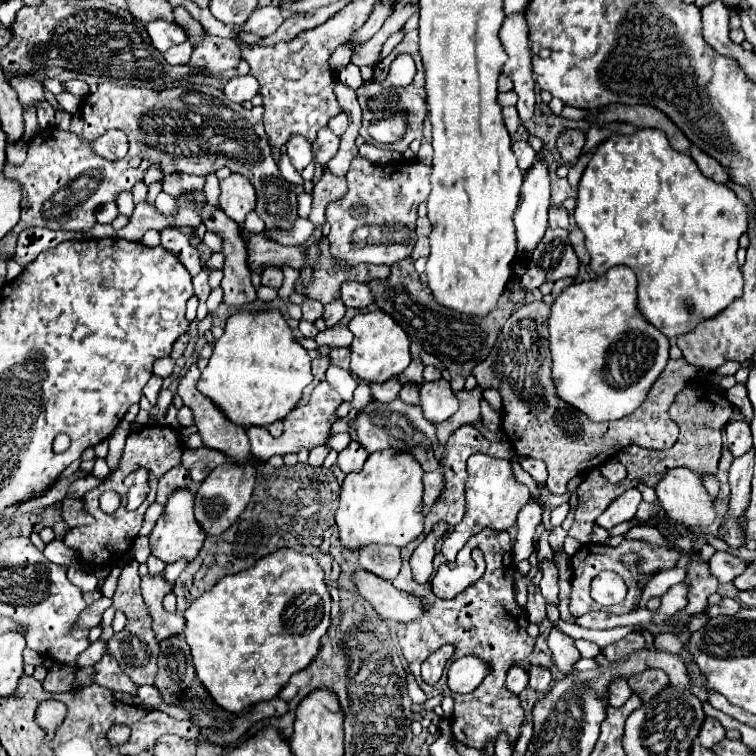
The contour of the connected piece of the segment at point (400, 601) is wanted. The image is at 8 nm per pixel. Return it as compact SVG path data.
M357 570L355 584L359 594L373 604L383 620L389 622L413 622L423 616L425 608L421 600L409 592L397 590L389 580L381 580L371 572Z

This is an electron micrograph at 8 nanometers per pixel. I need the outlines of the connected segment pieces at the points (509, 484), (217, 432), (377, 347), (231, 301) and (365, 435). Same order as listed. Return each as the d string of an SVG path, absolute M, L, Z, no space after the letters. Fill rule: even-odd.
M473 454L467 460L467 472L469 472L469 480L465 484L465 500L467 500L467 510L465 510L465 518L461 520L461 524L457 524L453 528L453 532L449 534L449 538L443 540L443 556L449 562L455 562L457 552L465 546L465 542L477 534L483 528L491 528L491 530L509 530L515 522L517 522L517 514L519 510L529 502L531 492L525 484L515 480L513 474L513 466L509 460L497 460L491 458L487 454Z
M191 364L191 368L187 370L187 374L179 380L179 386L177 386L177 396L181 396L183 404L189 406L193 410L193 416L195 416L195 426L199 428L199 434L203 438L203 444L209 446L209 448L217 448L221 452L225 452L233 462L249 462L249 440L247 440L247 434L241 426L233 424L207 396L203 396L201 392L197 392L197 380L199 380L199 368L197 364Z
M359 312L349 322L349 330L355 334L351 342L351 372L367 382L383 382L405 372L411 362L409 336L405 330L385 312Z
M209 202L201 204L201 210L199 210L199 216L201 216L201 222L205 224L205 228L213 234L217 234L223 242L223 256L225 256L225 266L223 266L223 280L221 280L221 288L223 288L223 302L229 304L229 306L241 306L245 302L253 302L257 298L255 294L255 286L251 284L251 272L247 268L247 250L245 250L245 240L241 236L241 226L233 220L229 220L229 216L225 216L223 210L211 206Z
M373 400L361 412L357 412L353 428L357 432L359 444L367 448L369 452L377 452L385 448L399 448L403 452L411 452L421 462L425 472L433 472L439 468L437 458L435 458L435 450L439 448L435 426L429 420L425 420L419 406L411 406L401 400L393 400L389 404L381 404Z

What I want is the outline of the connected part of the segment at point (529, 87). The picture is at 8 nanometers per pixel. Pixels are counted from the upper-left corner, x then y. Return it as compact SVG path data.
M507 16L501 26L499 38L509 56L509 60L503 66L503 74L507 74L513 80L513 90L519 96L519 118L521 122L527 122L533 118L535 112L535 80L531 70L531 46L525 16Z

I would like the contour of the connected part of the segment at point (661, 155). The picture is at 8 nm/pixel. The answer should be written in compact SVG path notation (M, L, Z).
M641 128L631 136L615 134L599 144L583 170L575 206L575 224L585 234L591 254L591 270L605 274L617 264L627 264L639 280L639 310L667 338L693 330L699 322L713 318L743 292L743 274L737 264L741 234L747 232L747 208L725 184L701 176L689 154L669 148L665 132Z

